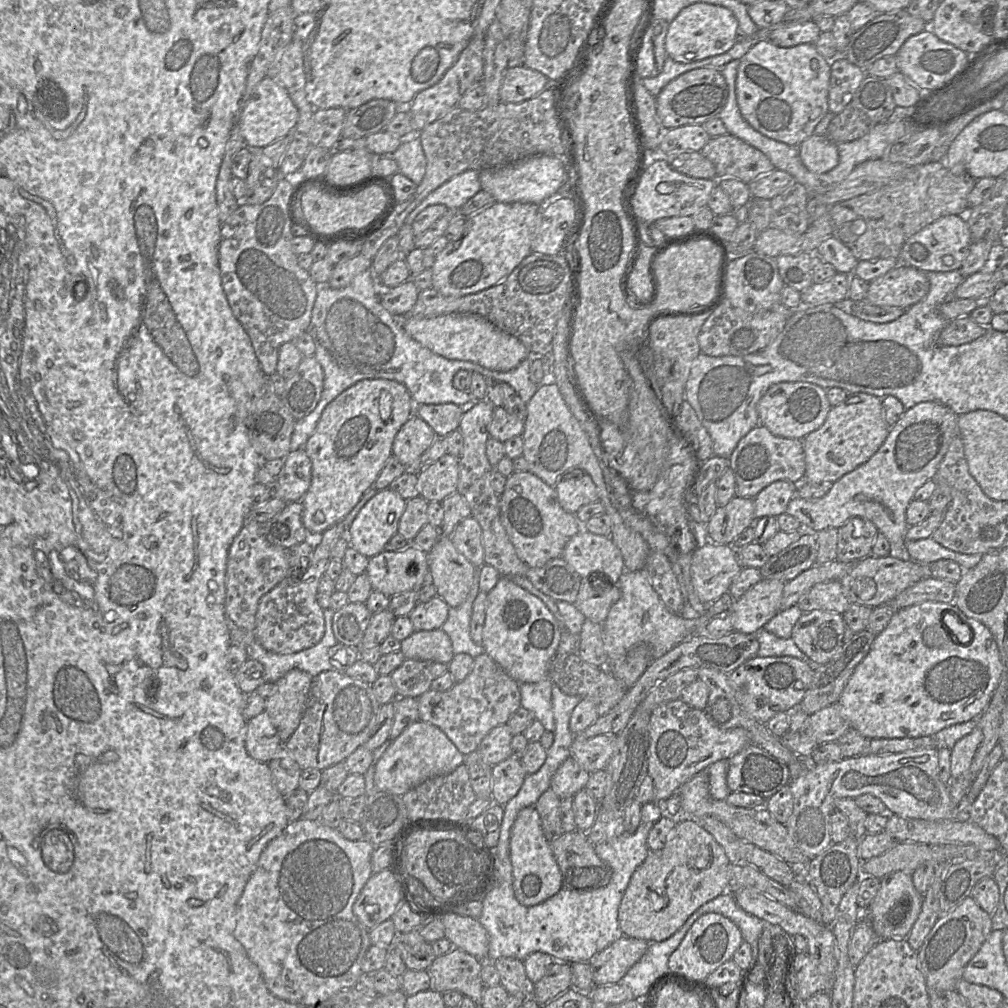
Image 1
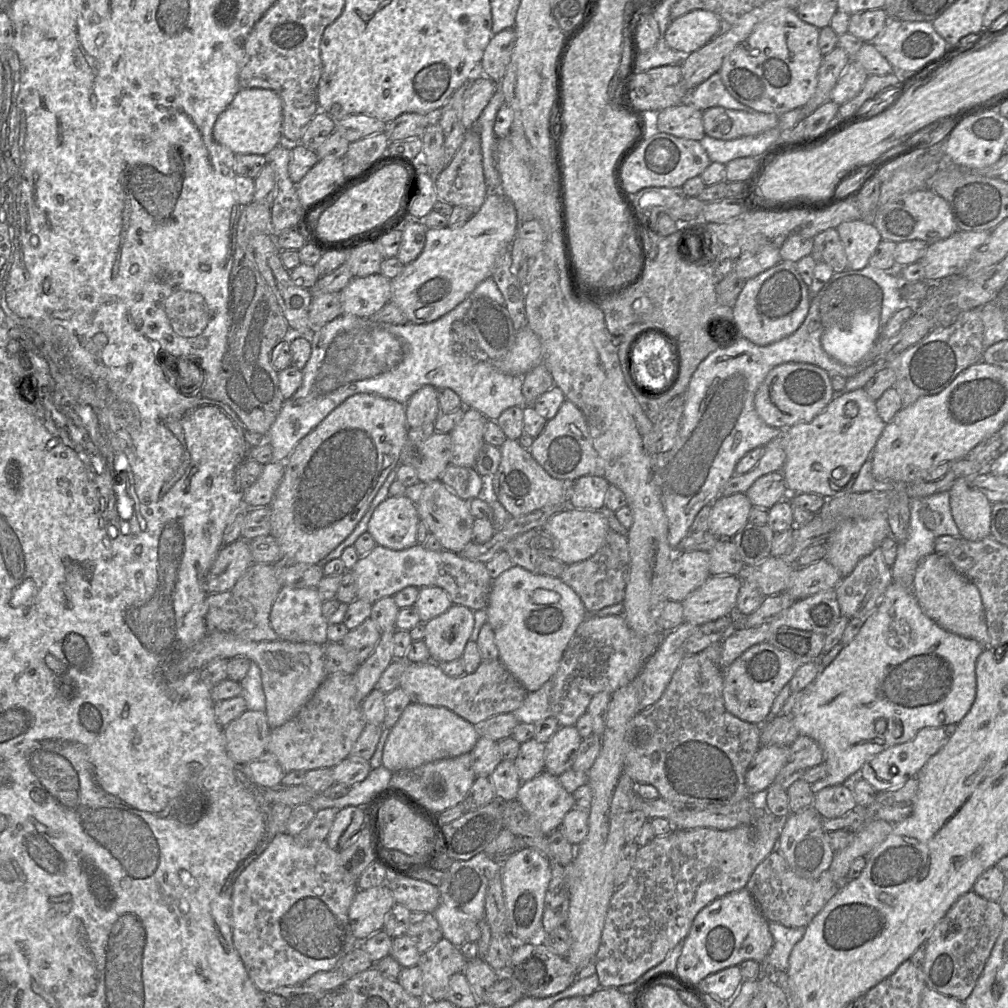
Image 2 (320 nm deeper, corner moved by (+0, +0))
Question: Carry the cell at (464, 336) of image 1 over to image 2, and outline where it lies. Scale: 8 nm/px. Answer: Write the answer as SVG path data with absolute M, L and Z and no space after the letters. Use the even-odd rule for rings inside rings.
M490 194L477 212L461 227L428 229L423 251L402 272L391 279L391 300L406 315L408 323L433 322L464 301L477 285L492 276L495 258L500 249L510 245L518 228L516 209L505 194Z

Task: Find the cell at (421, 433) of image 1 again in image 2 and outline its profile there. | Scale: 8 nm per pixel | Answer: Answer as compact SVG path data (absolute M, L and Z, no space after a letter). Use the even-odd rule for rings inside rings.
M431 385L423 386L411 396L405 408L410 429L435 422L441 414L437 389Z

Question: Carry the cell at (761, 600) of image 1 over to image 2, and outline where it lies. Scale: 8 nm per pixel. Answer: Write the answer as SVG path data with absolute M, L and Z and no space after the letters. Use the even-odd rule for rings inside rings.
M711 575L681 602L685 622L701 625L736 614L742 582L736 575Z

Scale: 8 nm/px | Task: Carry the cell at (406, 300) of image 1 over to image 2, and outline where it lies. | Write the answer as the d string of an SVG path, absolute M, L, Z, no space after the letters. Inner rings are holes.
M380 273L354 277L339 293L342 314L369 318L391 300L391 279Z

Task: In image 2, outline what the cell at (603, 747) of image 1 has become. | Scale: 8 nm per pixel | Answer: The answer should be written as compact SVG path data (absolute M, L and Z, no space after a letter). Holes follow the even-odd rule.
M560 726L545 743L545 771L558 777L571 769L582 739L575 726Z

